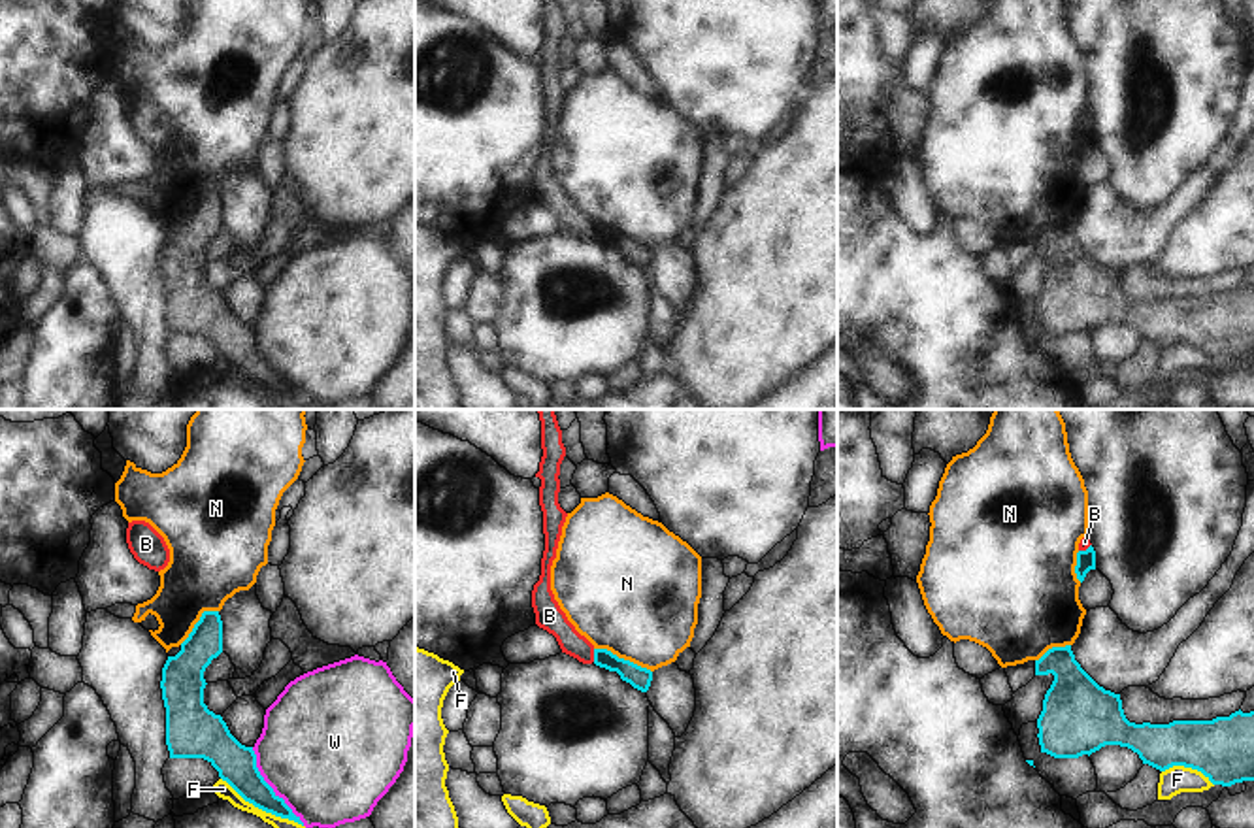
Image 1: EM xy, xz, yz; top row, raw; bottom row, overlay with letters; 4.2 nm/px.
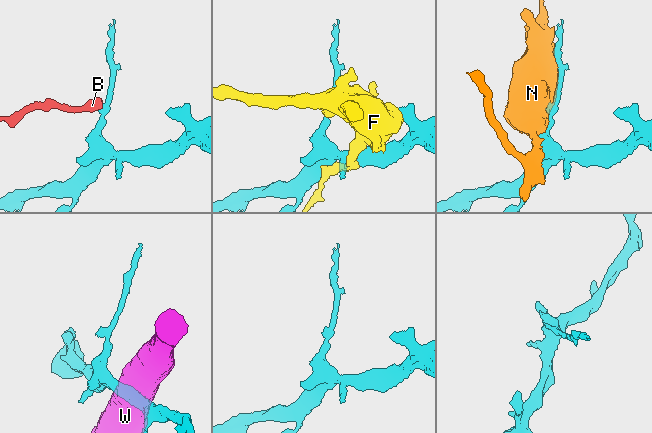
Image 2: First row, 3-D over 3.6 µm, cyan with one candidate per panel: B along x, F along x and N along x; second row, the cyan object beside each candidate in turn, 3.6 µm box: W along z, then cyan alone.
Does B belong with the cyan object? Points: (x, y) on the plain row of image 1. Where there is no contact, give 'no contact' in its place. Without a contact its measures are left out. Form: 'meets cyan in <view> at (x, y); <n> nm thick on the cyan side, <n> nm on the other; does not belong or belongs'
meets cyan in xz at (594, 232); 100 nm thick on the cyan side, 120 nm on the other; does not belong

